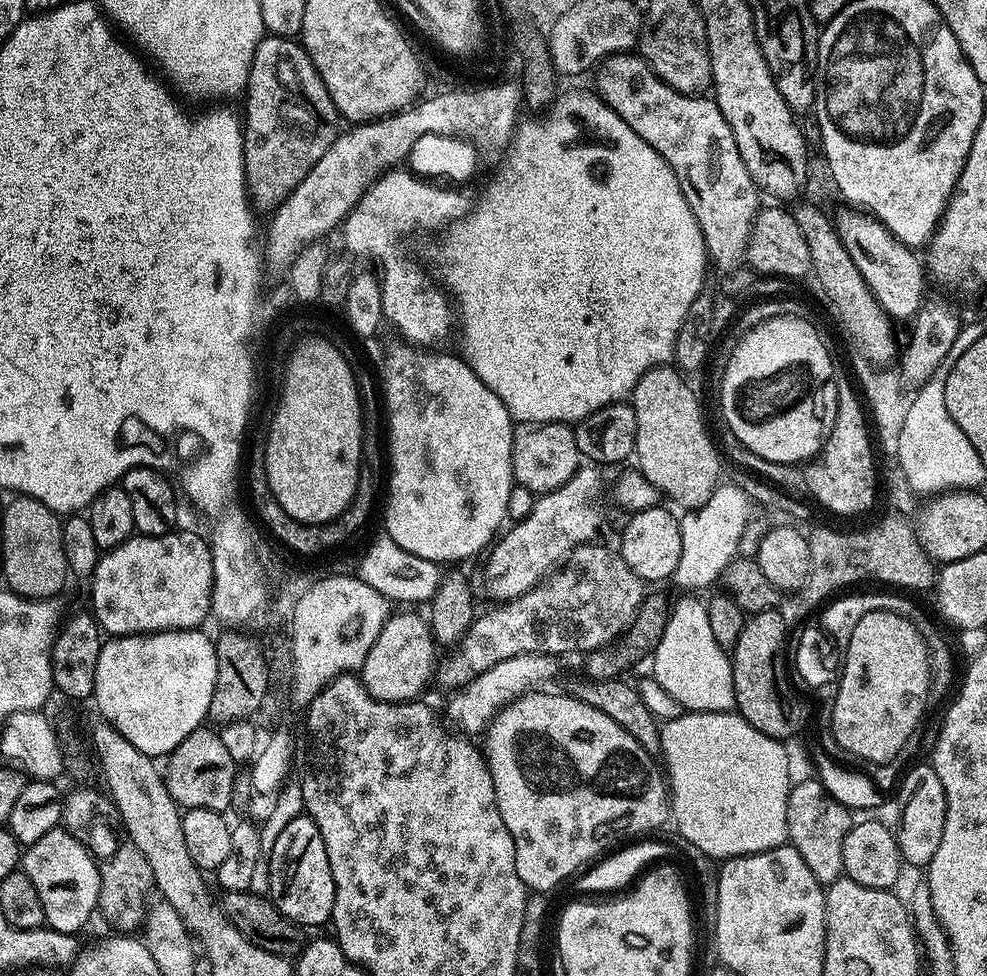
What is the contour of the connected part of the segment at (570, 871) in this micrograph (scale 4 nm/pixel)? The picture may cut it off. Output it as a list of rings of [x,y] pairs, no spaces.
[[[531,690],[517,697],[516,700],[509,701],[489,721],[482,736],[484,760],[488,764],[490,778],[494,778],[494,798],[498,802],[498,814],[502,814],[502,822],[506,822],[506,830],[510,830],[510,838],[514,838],[518,878],[522,878],[525,888],[536,894],[551,893],[551,888],[558,887],[567,876],[575,877],[585,866],[603,857],[609,851],[608,844],[614,843],[616,839],[622,840],[620,842],[628,842],[633,837],[643,837],[645,835],[643,832],[652,832],[655,828],[662,827],[664,819],[667,821],[670,816],[670,792],[666,787],[666,776],[661,765],[657,761],[657,765],[652,761],[655,760],[653,753],[647,752],[629,732],[622,730],[622,726],[618,726],[618,722],[614,722],[610,714],[602,714],[602,710],[594,710],[594,706],[586,706],[586,702],[569,696],[563,691],[560,691],[561,693],[542,691]]]

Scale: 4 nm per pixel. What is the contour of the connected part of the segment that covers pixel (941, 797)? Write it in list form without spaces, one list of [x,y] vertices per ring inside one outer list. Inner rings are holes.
[[[924,762],[917,768],[914,767],[909,767],[903,773],[902,783],[898,788],[904,805],[900,808],[900,825],[895,825],[894,831],[901,861],[905,865],[913,864],[914,867],[924,870],[942,842],[946,826],[946,790],[942,790],[942,782],[931,763]]]

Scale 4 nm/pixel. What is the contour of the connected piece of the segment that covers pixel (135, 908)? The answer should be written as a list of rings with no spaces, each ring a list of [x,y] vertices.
[[[96,820],[89,826],[85,832],[82,832],[83,839],[88,845],[89,852],[100,866],[100,902],[98,905],[99,915],[104,915],[110,923],[113,924],[115,931],[120,934],[132,934],[145,923],[145,917],[149,912],[150,899],[148,895],[153,895],[156,883],[154,882],[154,874],[150,870],[150,862],[146,862],[146,858],[142,854],[142,850],[138,850],[138,846],[134,846],[131,842],[123,842],[116,837],[116,832],[108,824]]]

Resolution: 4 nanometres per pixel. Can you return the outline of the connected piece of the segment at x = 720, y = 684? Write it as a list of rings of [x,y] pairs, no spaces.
[[[684,594],[680,601],[674,604],[674,630],[664,633],[658,642],[656,651],[650,657],[651,675],[655,677],[666,693],[673,695],[692,714],[723,714],[731,712],[736,707],[734,698],[734,678],[732,677],[732,661],[729,653],[714,639],[710,630],[707,603],[702,599],[695,600],[695,595]]]

